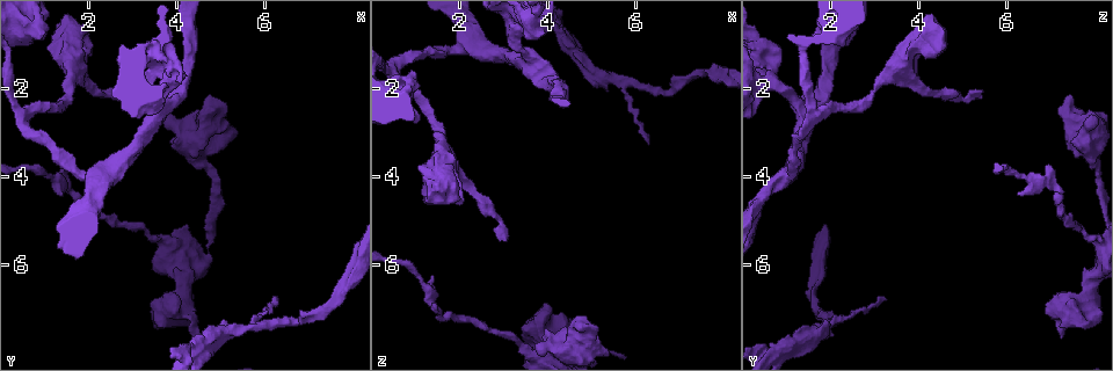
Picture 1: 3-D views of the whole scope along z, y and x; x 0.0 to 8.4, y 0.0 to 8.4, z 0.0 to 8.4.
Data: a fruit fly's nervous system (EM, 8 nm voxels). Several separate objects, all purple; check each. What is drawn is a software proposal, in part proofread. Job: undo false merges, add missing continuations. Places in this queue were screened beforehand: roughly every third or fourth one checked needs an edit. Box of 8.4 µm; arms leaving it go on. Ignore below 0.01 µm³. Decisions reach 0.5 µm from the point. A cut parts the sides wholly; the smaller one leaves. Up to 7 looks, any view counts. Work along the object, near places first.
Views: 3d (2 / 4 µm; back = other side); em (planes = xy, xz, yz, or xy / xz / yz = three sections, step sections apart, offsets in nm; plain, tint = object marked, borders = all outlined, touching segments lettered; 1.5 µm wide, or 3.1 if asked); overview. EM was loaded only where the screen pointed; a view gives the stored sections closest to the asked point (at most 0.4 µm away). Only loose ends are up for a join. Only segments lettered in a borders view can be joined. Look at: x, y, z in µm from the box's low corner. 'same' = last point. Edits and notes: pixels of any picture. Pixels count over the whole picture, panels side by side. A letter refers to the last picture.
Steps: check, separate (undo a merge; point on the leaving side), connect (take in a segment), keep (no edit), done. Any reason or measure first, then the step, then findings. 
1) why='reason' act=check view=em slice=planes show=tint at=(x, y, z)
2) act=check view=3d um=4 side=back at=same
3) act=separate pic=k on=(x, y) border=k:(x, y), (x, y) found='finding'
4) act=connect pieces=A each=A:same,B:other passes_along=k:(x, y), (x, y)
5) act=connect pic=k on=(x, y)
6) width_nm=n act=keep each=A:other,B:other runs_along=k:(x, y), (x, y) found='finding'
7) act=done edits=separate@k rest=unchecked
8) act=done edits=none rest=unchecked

act=check view=em slice=planes show=borders at=(4.00, 3.15, 7.50)

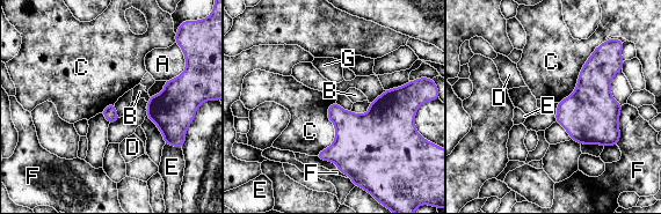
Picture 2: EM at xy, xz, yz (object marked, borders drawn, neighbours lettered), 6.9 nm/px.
longest_contact=C:550nm act=keep each=A:other,B:other,C:other,D:other,E:other,F:other,G:other border=2:(607, 39), (558, 103) found='none of them fits'

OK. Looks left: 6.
why='branch stops here' act=check view=3d um=4 at=(3.00, 2.05, 5.50)

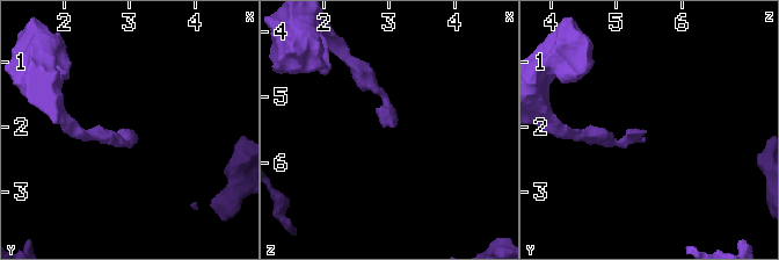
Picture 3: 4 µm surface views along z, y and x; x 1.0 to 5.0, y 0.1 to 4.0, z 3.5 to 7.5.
act=check view=em slice=yz step=8 show=tint at=(3.10, 2.00, 5.45)

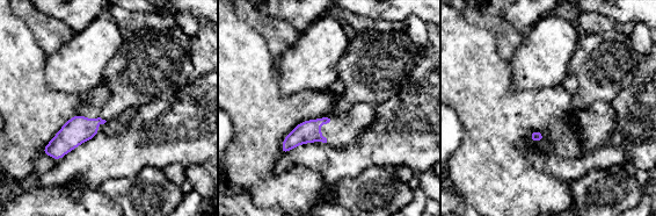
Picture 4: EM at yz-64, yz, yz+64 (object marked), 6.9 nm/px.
why='another direction' act=check view=em slice=planes show=borders at=same

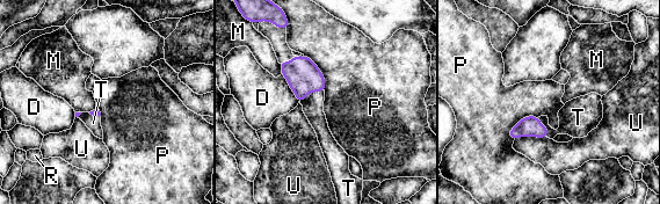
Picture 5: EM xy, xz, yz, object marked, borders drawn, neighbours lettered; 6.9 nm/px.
act=connect pic=5 on=(313, 104) each=D:other,M:other,P:other,R:other,T:same,U:other passes_along=5:(303, 75), (311, 92), (313, 104) found='it goes on there'

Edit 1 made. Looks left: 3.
act=check view=overview

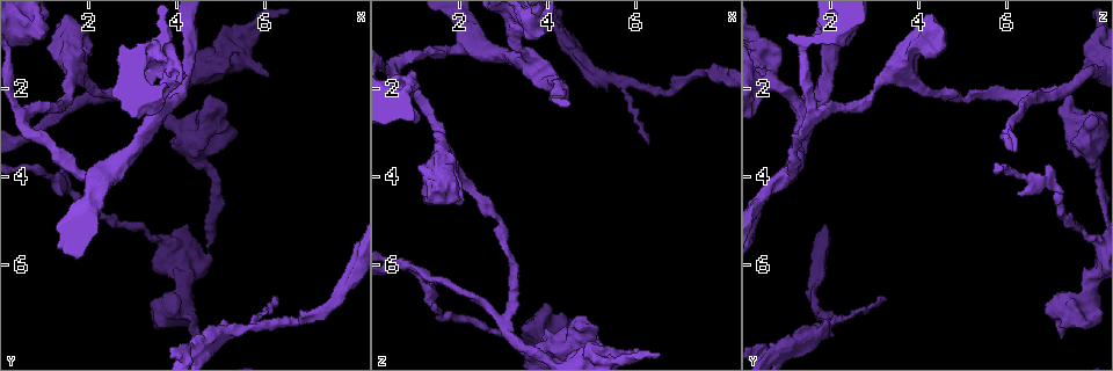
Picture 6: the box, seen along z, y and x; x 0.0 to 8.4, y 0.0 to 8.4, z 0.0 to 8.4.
why='an open end' act=check view=em slice=xy step=8 show=borders at=(4.40, 7.60, 7.25)

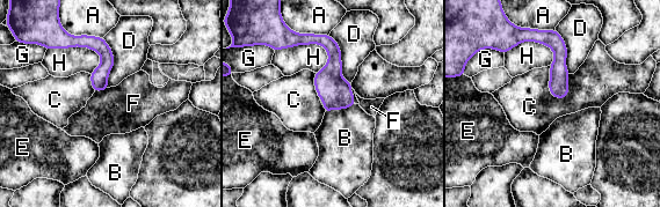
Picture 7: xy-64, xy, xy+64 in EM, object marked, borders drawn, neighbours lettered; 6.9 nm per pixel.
act=check view=em slice=planes show=borders at=same

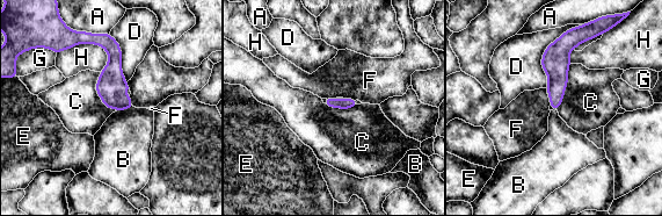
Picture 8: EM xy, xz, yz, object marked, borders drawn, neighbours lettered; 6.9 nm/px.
act=connect pic=8 on=(123, 144) each=A:other,B:same,C:other,D:other,E:other,F:other,G:other,H:other found='it goes on there'

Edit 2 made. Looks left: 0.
act=done edits=connect@5,connect@8 rest=unchecked

